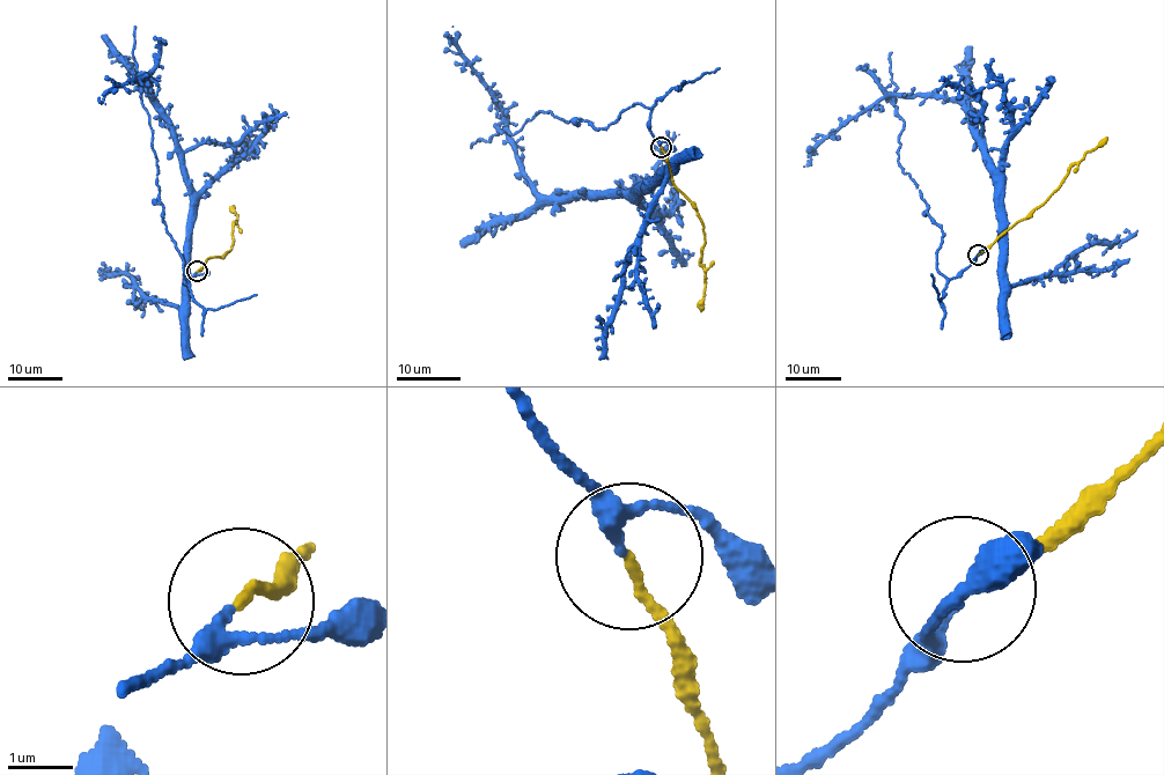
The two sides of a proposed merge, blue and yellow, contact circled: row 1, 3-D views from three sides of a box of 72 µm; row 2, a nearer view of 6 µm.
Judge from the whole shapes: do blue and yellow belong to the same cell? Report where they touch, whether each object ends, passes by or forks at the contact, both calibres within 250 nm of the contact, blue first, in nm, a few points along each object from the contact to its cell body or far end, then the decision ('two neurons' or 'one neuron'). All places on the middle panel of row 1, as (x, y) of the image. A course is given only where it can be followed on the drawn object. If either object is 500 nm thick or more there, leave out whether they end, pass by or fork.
at (661, 147); blue passes by; yellow ends there; 180 nm thick on the blue side, 140 nm on the other; blue runs (661, 146), (636, 103), (598, 130), (539, 110), (502, 131), (544, 197), (627, 194), (670, 174), (596, 347); yellow runs (661, 146), (676, 187), (693, 203), (702, 227), (705, 242), (699, 260), (705, 282), (701, 311); one neuron

